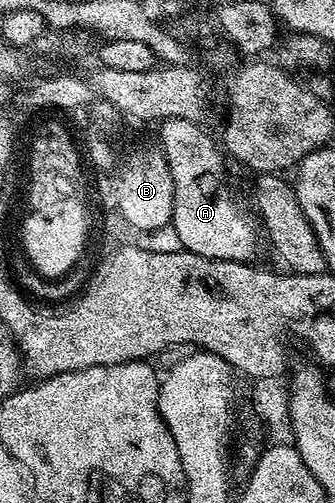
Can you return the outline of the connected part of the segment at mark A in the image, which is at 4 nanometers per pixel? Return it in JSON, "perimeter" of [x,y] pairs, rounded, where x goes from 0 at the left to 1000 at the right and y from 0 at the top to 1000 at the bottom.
{"perimeter":[[[493,235],[472,250],[472,292],[504,322],[516,360],[510,447],[531,461],[546,495],[591,509],[752,521],[764,505],[767,443],[740,435],[737,421],[681,372],[681,346],[669,340],[675,314],[648,276],[642,282],[597,249],[567,235]]]}

